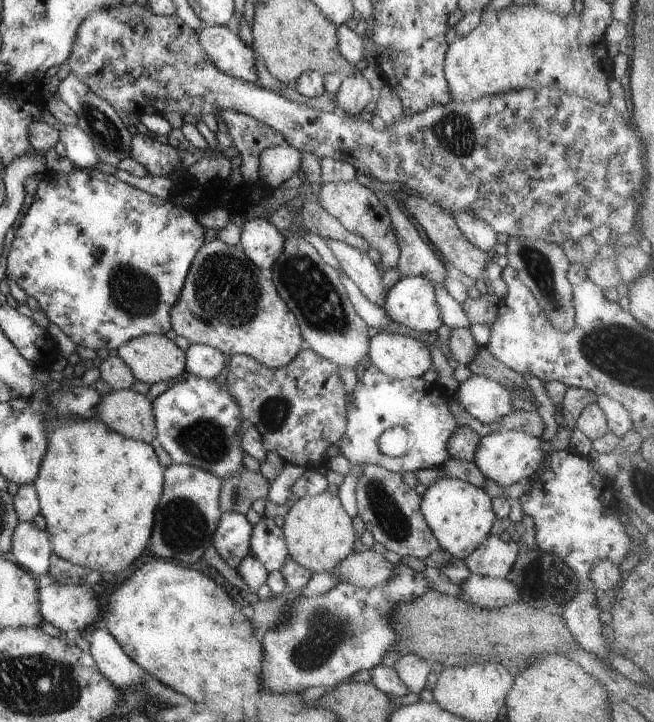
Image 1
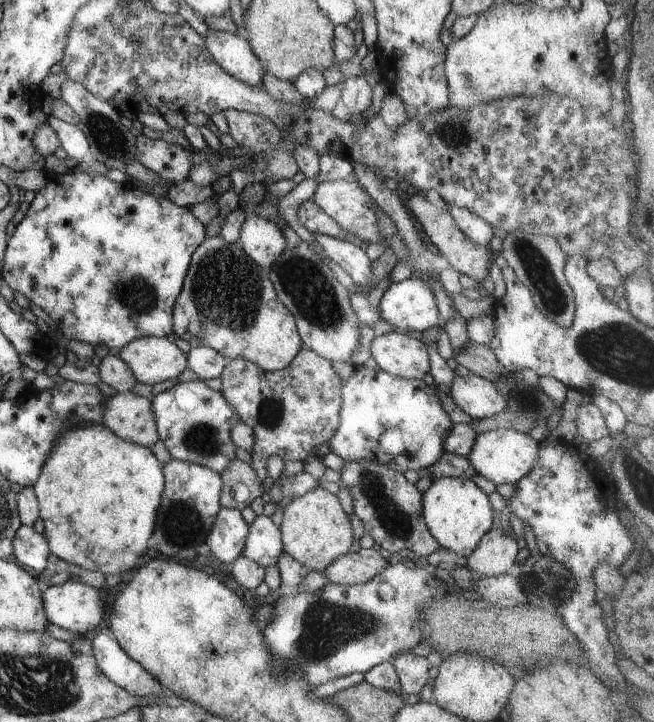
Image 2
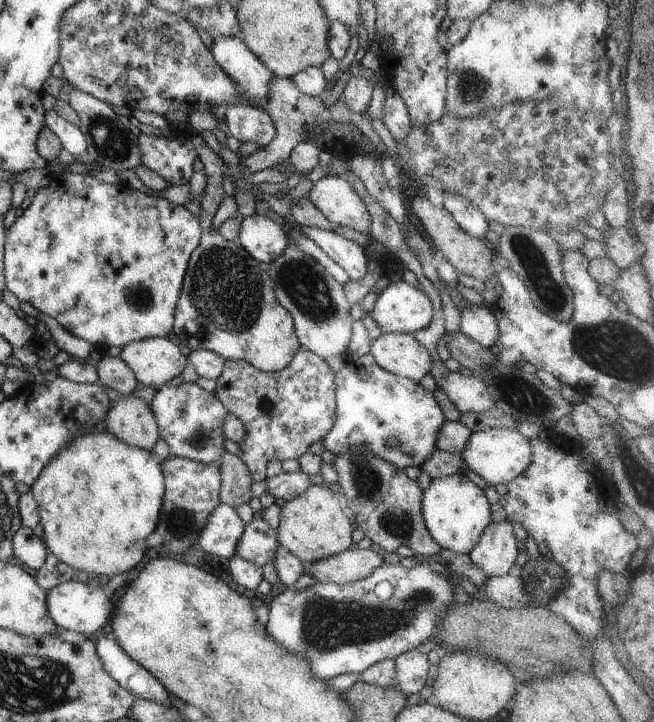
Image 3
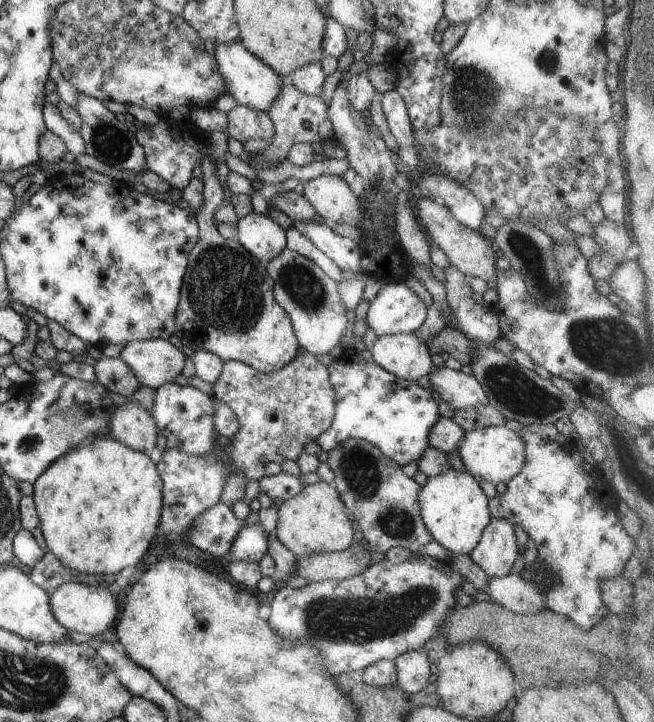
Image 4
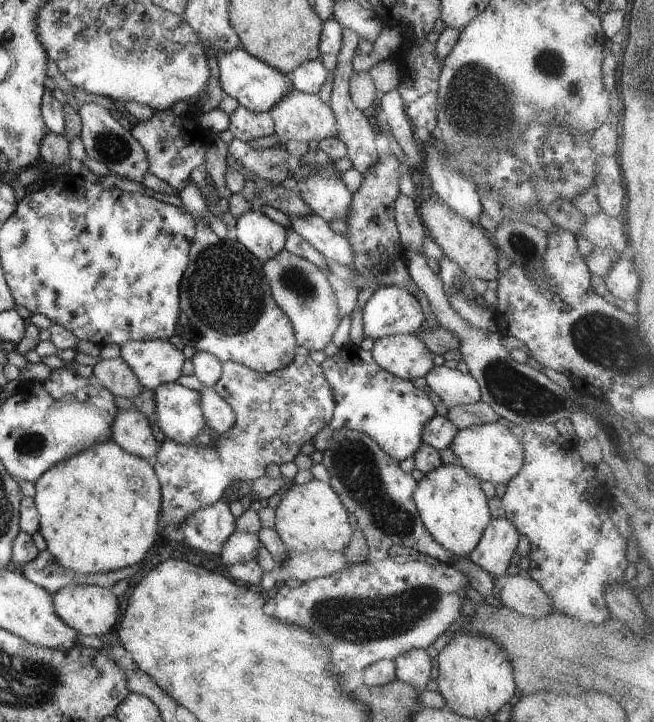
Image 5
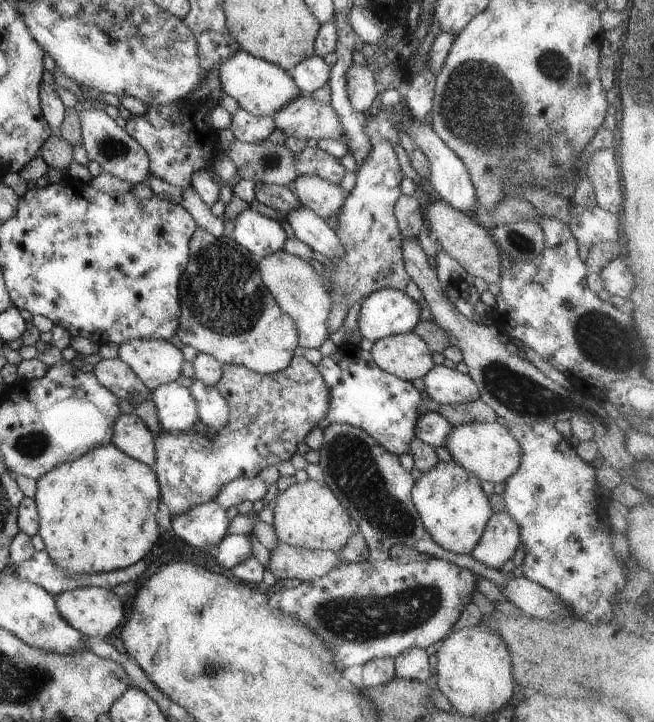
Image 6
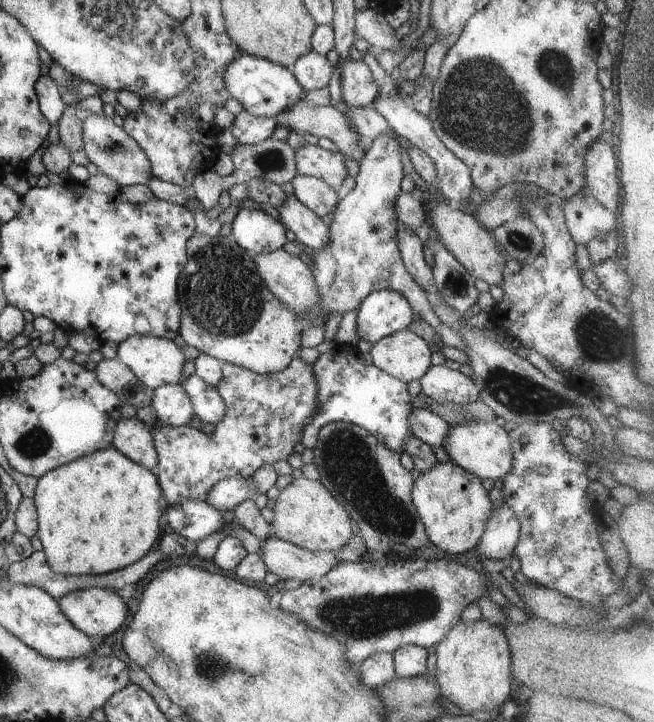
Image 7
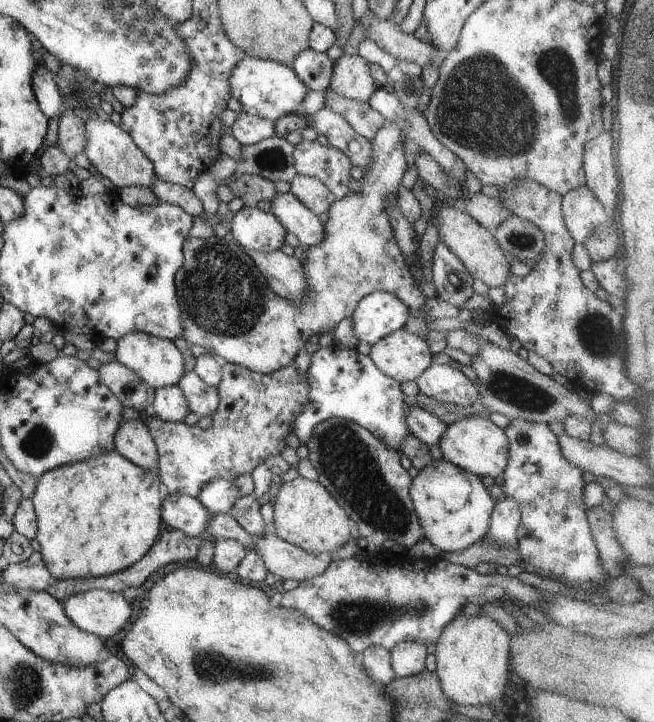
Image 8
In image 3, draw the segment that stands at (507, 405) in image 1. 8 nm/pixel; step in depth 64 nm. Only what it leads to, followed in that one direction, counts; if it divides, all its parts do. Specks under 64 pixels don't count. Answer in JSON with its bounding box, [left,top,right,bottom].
[435,371,496,414]

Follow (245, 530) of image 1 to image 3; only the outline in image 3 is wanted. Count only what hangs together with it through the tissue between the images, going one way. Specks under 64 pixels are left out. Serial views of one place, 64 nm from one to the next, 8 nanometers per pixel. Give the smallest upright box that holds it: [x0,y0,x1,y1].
[196,503,245,558]

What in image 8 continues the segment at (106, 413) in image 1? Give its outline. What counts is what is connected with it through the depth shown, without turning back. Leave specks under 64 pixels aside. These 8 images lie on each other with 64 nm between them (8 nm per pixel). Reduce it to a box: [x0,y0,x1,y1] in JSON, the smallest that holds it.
[114,418,158,470]

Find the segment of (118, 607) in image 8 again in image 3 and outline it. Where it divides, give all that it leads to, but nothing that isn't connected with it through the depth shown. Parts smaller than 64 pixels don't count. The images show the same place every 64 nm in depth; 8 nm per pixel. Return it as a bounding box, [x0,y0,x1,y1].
[46,581,115,639]

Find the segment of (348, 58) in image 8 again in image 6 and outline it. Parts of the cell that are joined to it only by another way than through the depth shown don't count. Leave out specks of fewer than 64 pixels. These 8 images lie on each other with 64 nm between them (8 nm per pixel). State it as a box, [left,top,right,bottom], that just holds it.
[346,64,380,113]

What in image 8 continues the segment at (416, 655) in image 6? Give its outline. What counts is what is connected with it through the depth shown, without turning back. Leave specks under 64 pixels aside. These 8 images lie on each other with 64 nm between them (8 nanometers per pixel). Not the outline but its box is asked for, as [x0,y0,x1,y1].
[390,642,428,677]

